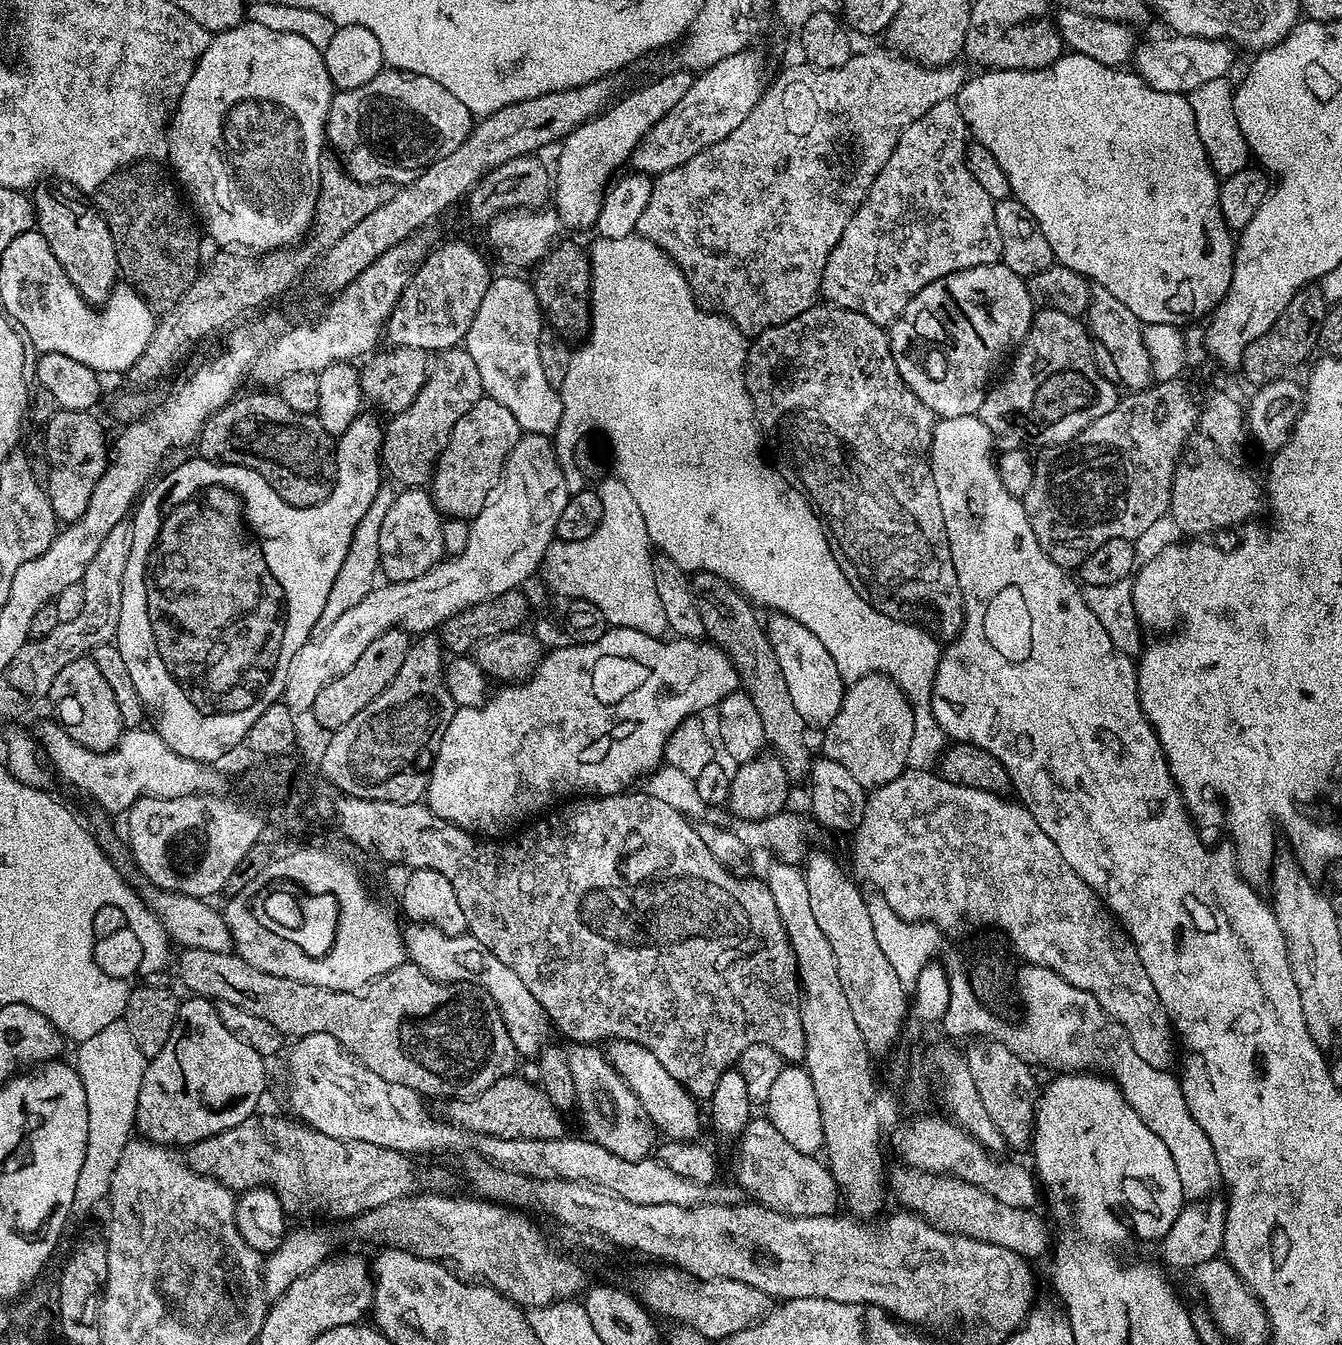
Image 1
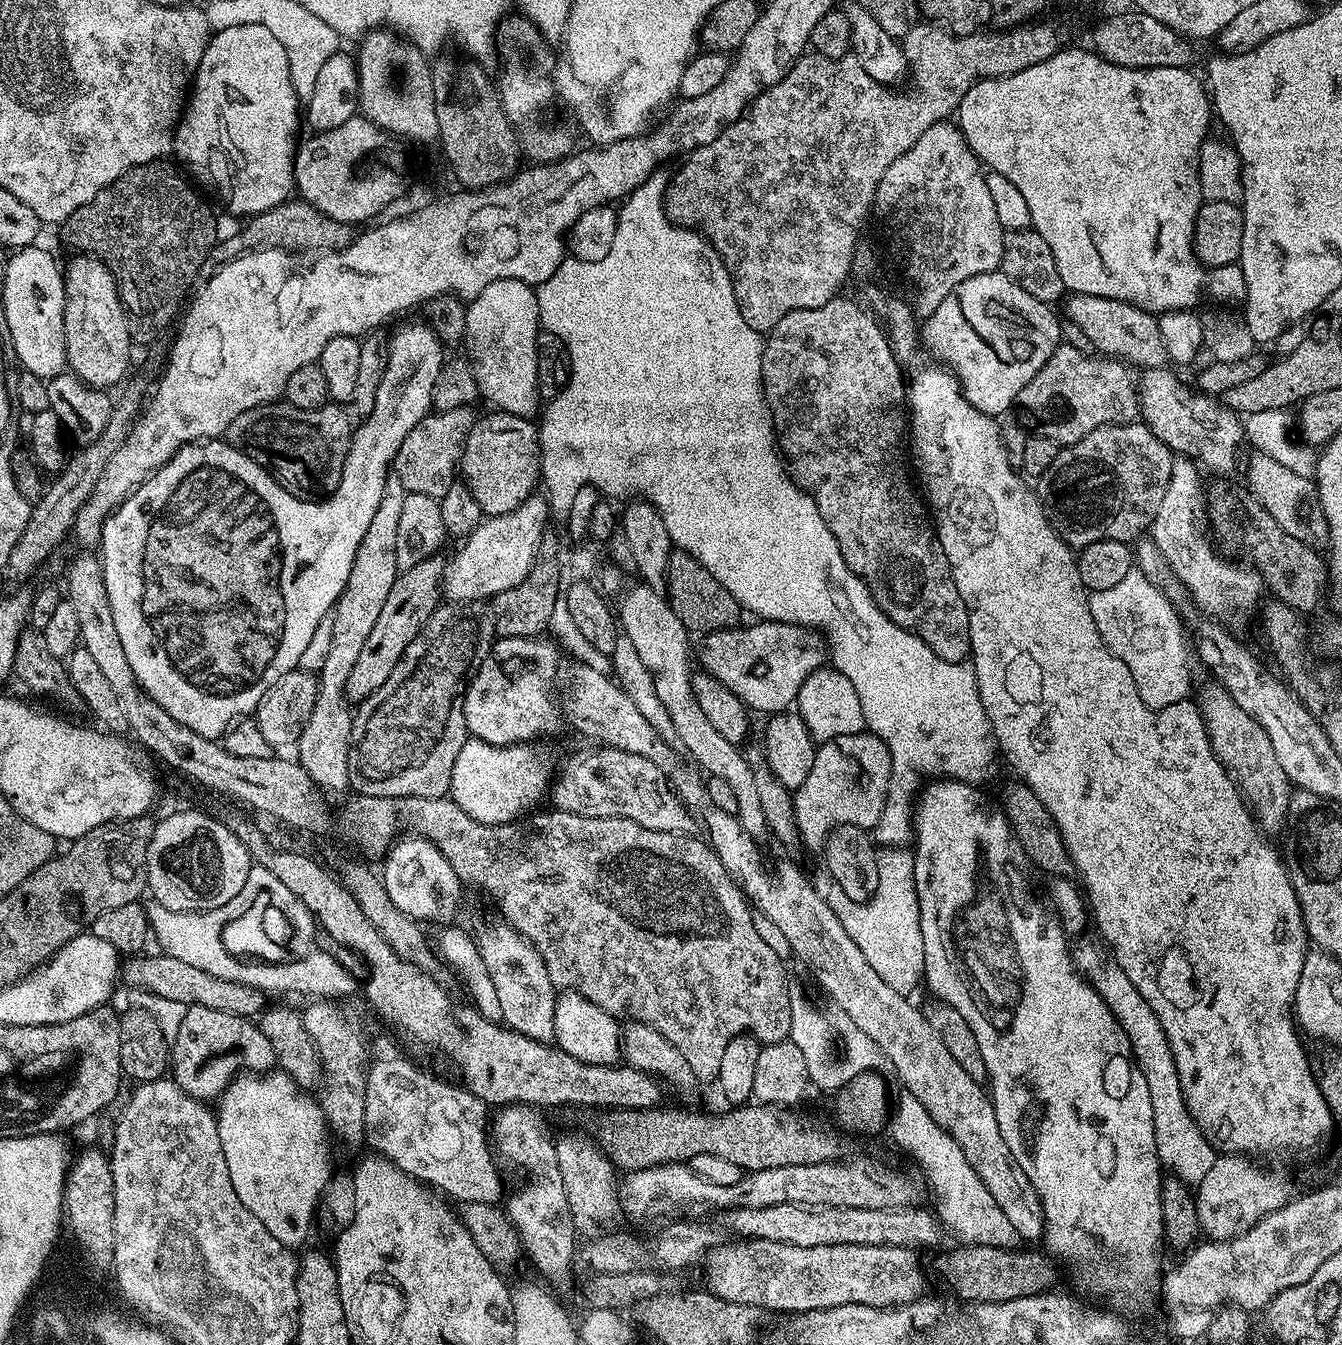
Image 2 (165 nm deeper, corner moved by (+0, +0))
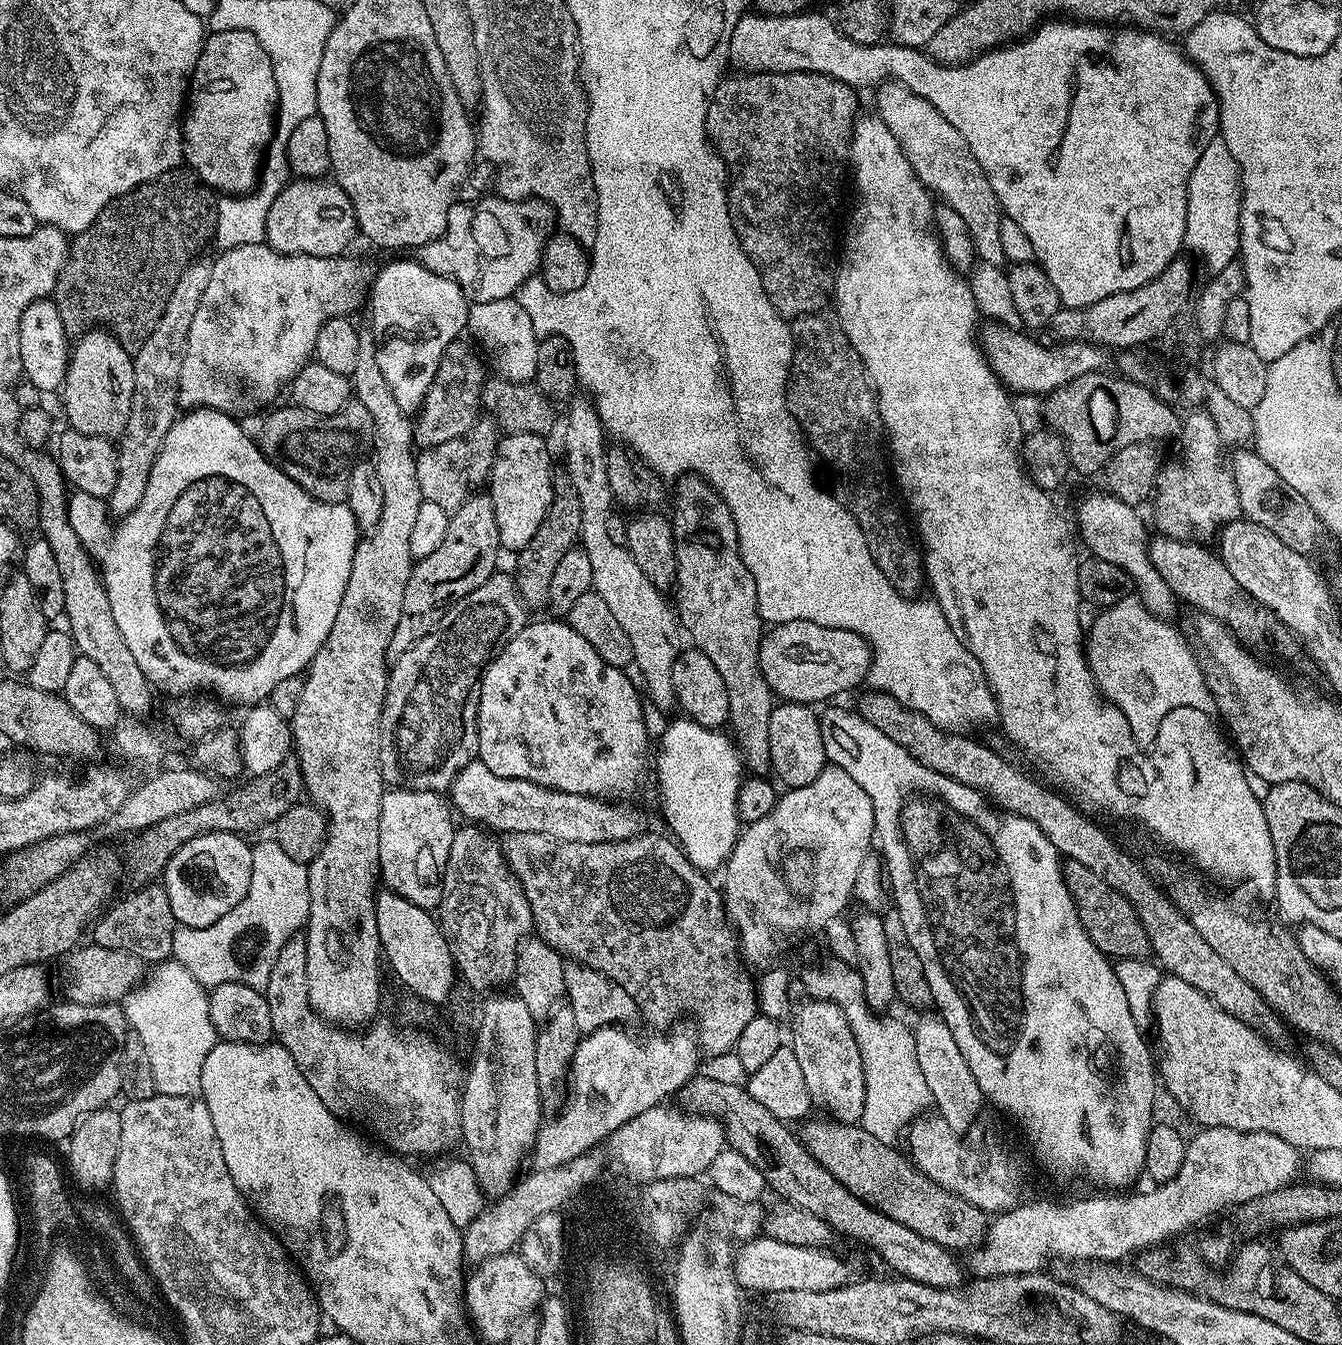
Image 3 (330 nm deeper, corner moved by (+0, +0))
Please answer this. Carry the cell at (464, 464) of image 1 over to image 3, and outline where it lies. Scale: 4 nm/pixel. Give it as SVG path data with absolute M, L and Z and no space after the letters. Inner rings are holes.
M534 434L505 435L496 450L490 477L490 495L494 506L494 518L498 522L501 549L519 553L534 538L542 518L552 501L552 456L548 453L549 441Z

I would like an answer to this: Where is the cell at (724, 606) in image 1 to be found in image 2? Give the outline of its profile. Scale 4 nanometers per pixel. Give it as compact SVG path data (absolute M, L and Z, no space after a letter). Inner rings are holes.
M673 550L668 559L668 575L666 577L666 596L672 605L674 614L682 618L682 622L688 627L689 633L707 634L735 628L741 623L742 609L740 603L702 566L702 562L694 562L690 554L679 550Z

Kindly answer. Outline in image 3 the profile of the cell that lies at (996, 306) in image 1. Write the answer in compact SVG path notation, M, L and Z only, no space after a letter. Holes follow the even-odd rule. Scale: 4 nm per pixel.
M997 322L985 323L978 332L978 343L984 350L984 356L988 364L998 374L1002 374L1002 383L1005 388L1013 393L1037 393L1044 394L1054 388L1060 388L1069 382L1069 377L1055 376L1052 371L1063 360L1074 362L1084 353L1085 349L1080 346L1049 346L1039 344L1036 340L1027 340L1015 327ZM1017 376L1020 380L1015 380Z

